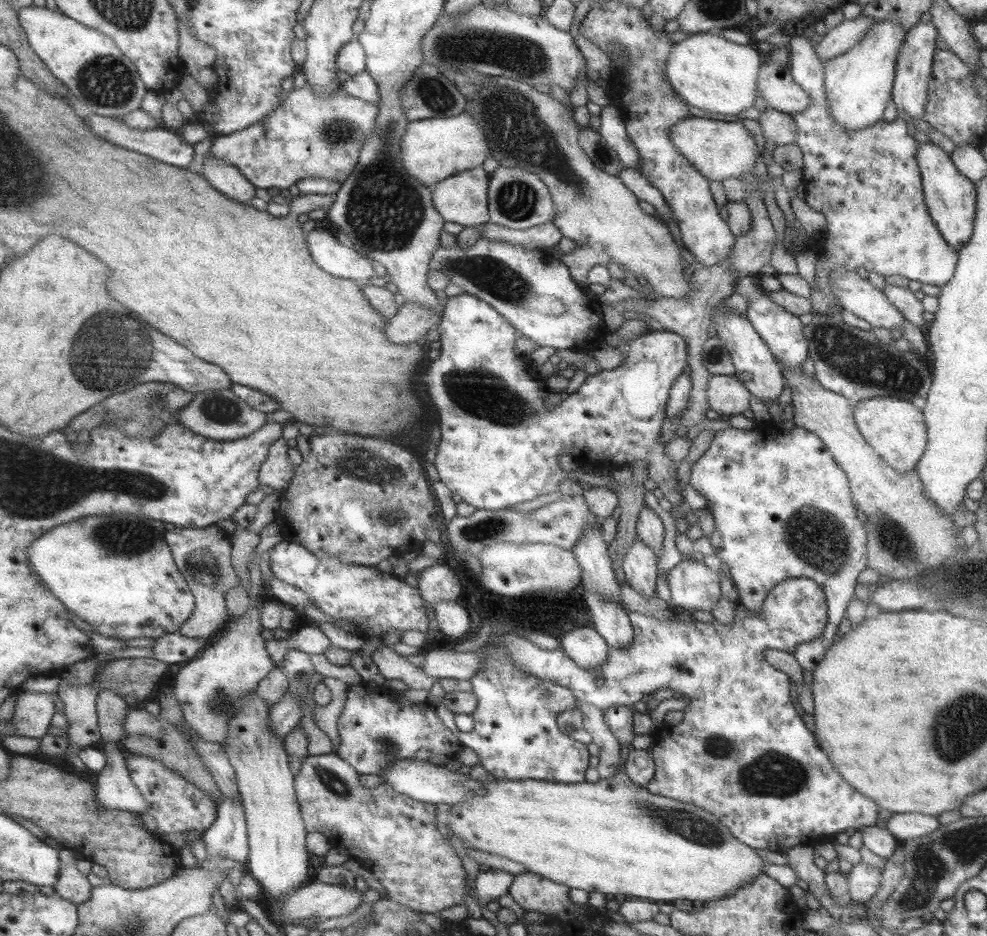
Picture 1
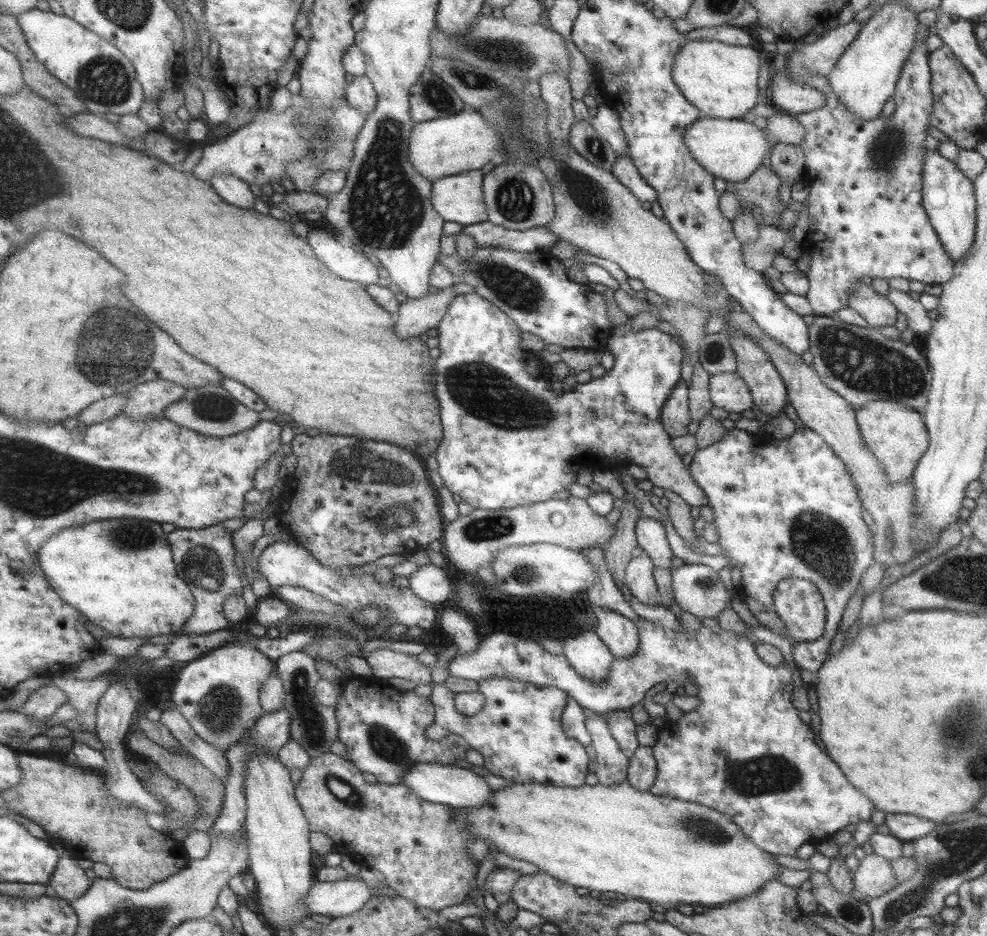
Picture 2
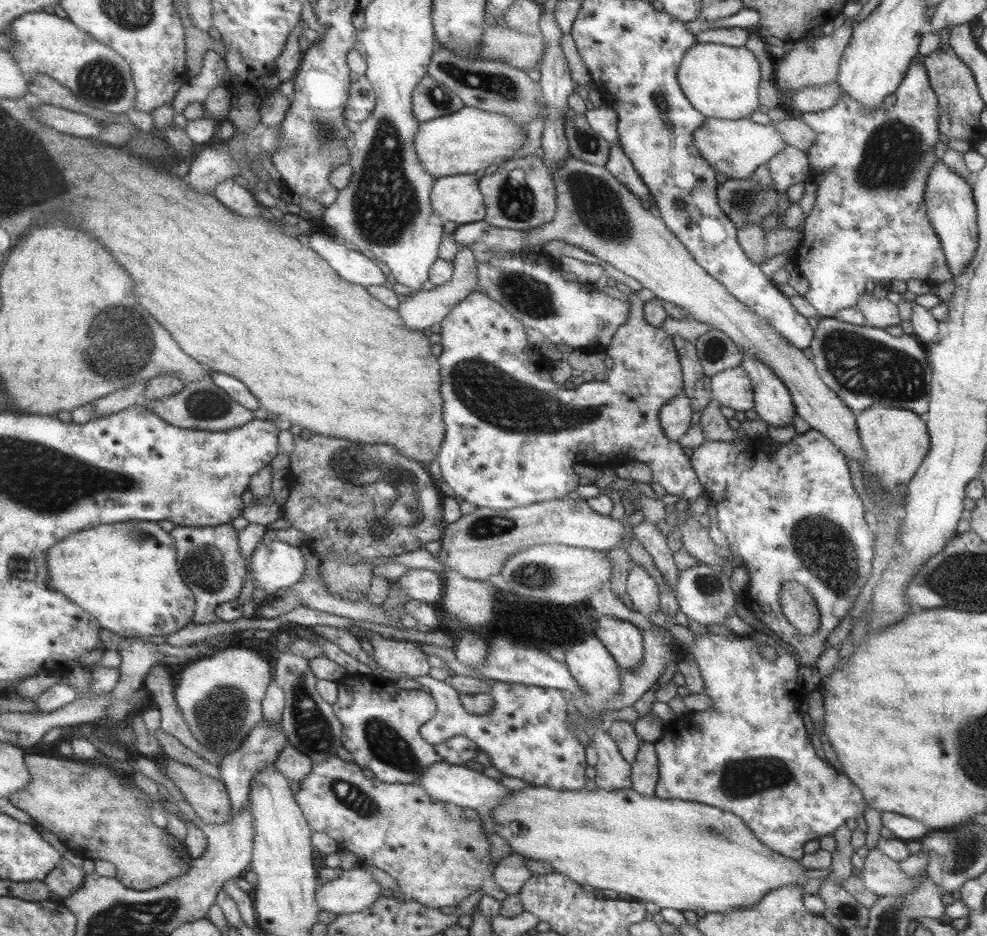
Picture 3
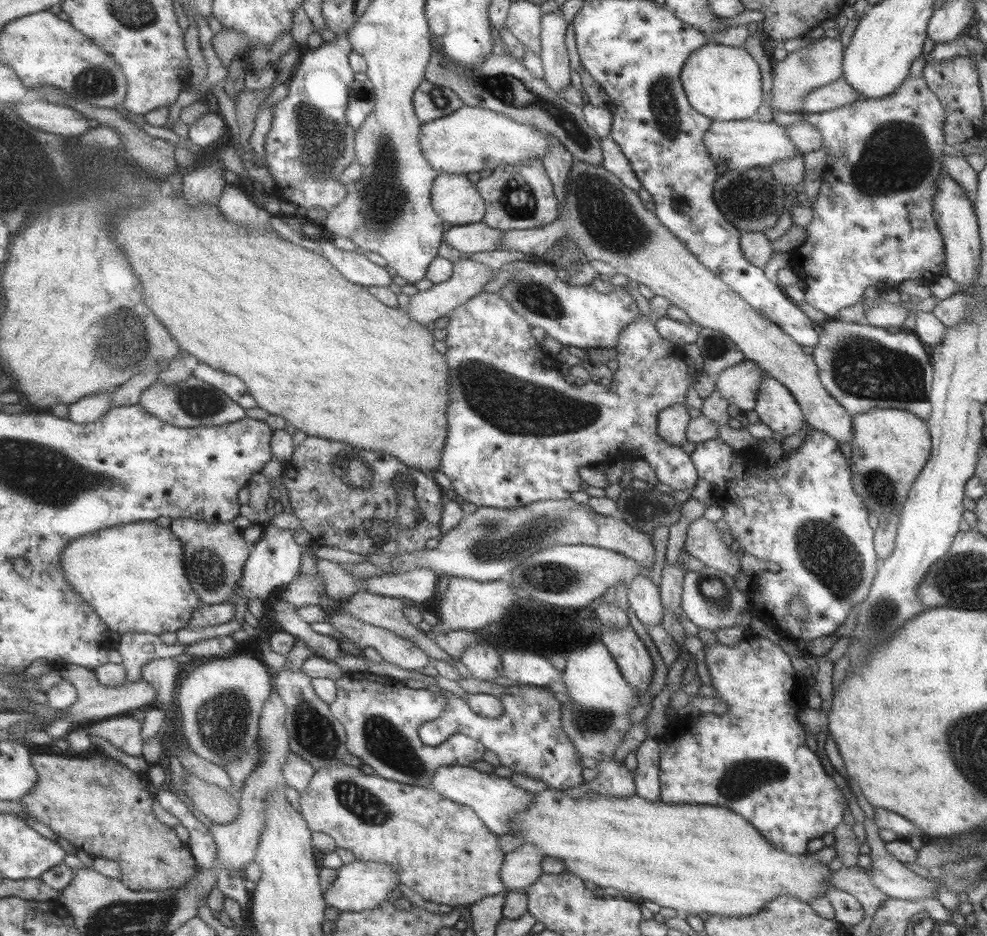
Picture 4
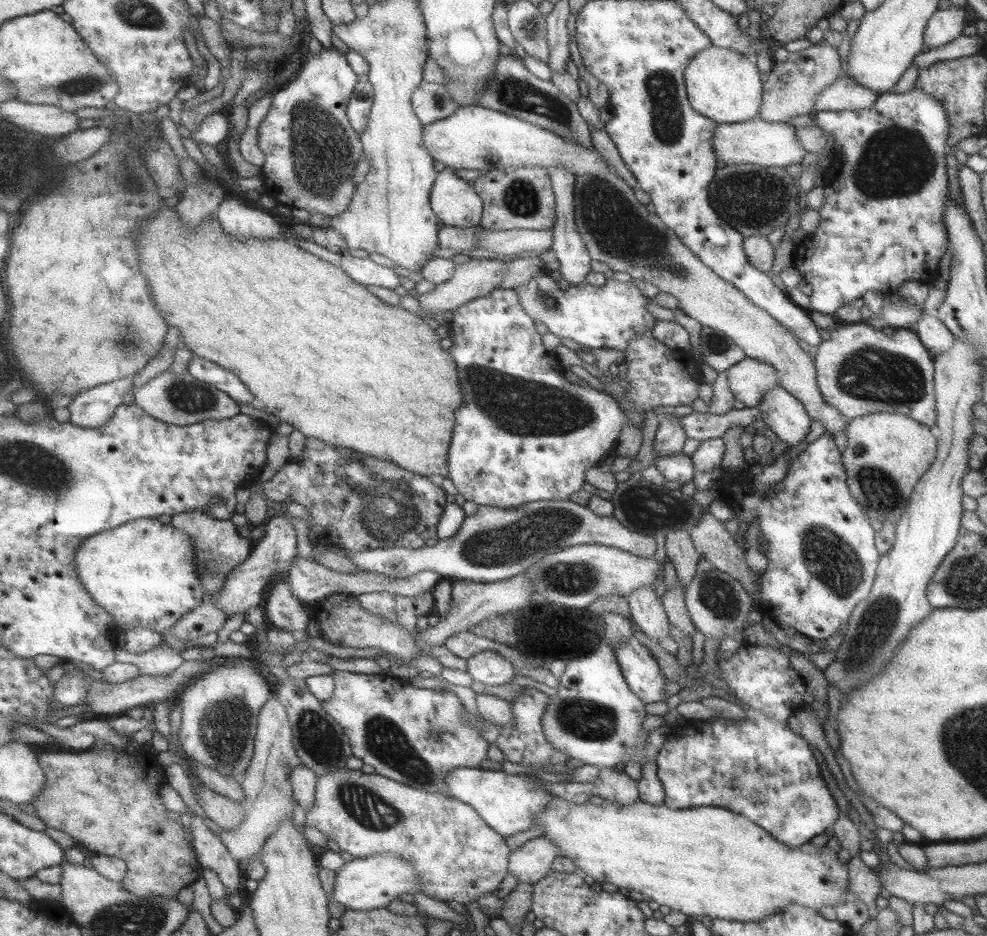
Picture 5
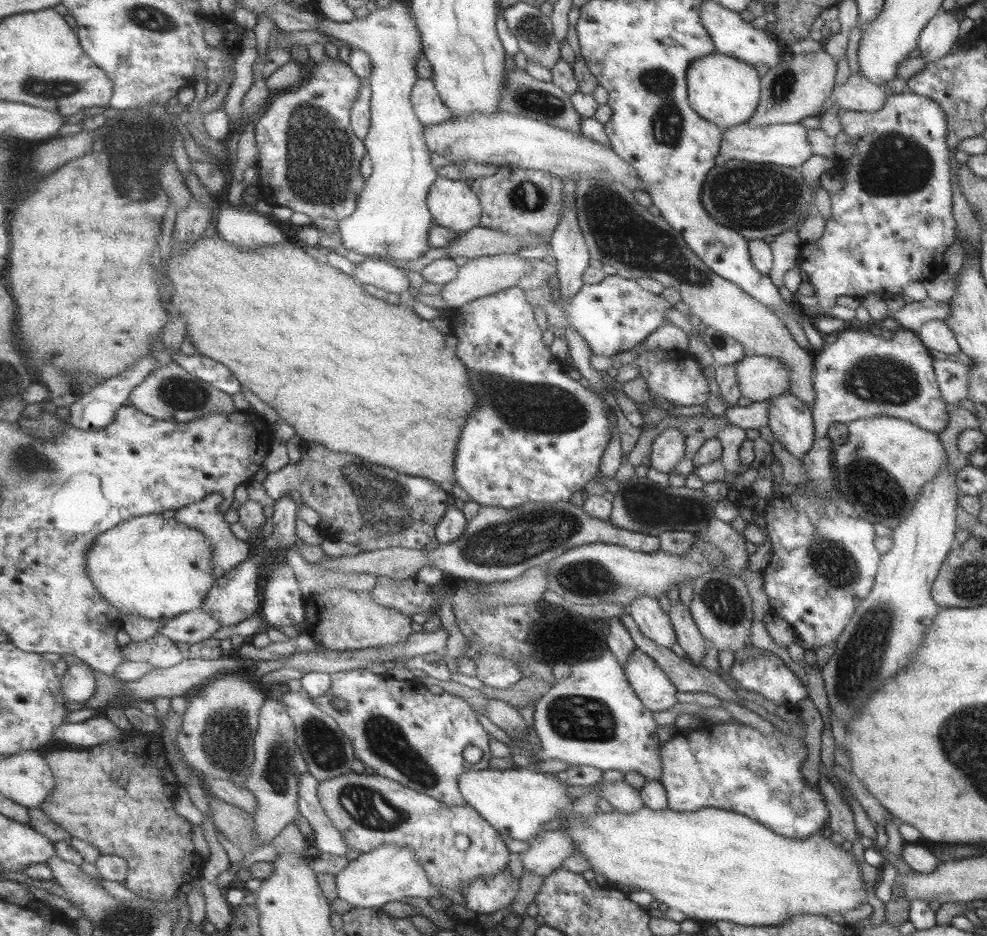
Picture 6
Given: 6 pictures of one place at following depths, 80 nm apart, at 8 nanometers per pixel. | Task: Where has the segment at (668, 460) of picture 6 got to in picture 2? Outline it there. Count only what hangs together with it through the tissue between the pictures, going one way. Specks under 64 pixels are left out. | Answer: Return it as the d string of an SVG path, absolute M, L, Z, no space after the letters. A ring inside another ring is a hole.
M680 379L661 407L659 420L670 437L687 434L690 416L688 411L688 386Z

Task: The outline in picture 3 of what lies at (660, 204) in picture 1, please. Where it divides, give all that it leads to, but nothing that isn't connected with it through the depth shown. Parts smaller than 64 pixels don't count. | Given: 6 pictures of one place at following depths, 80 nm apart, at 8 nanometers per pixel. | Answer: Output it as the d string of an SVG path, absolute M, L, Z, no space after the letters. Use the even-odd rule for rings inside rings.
M609 143L608 161L604 168L639 199L647 199L648 188L639 179L631 161L617 143Z

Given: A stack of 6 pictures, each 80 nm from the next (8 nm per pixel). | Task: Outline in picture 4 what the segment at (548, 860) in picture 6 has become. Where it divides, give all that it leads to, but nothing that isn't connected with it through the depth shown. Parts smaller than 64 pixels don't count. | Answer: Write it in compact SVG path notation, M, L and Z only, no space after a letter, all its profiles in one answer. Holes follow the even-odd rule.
M523 843L505 853L500 877L509 892L523 890L542 875L541 861L546 857L534 844Z

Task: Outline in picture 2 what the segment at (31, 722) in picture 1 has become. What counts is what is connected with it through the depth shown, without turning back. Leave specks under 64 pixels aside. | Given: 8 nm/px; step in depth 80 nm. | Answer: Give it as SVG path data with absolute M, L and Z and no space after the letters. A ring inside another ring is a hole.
M51 684L32 694L24 704L23 712L40 721L47 721L55 715L57 709L67 707L67 702L69 702L69 695L61 688Z

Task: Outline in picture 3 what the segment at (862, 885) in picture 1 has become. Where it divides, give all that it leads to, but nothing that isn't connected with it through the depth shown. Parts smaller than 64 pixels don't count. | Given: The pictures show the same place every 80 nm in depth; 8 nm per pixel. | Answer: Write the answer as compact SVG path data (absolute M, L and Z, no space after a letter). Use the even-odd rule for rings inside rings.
M876 846L867 850L863 857L864 865L863 868L856 871L857 875L861 878L865 888L877 896L909 894L911 890L914 890L916 884L920 882L920 875L906 875L899 868L899 863L896 860L883 854L883 851Z

